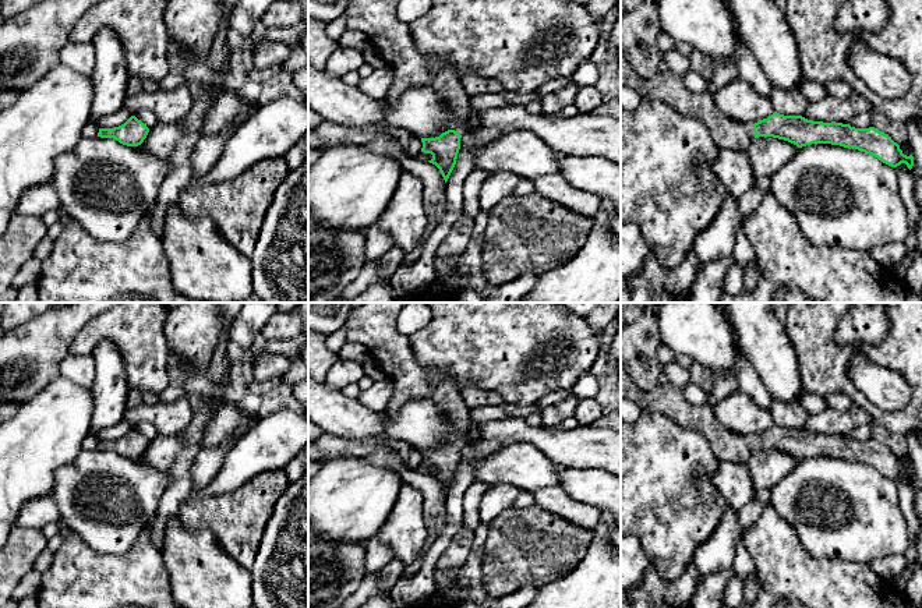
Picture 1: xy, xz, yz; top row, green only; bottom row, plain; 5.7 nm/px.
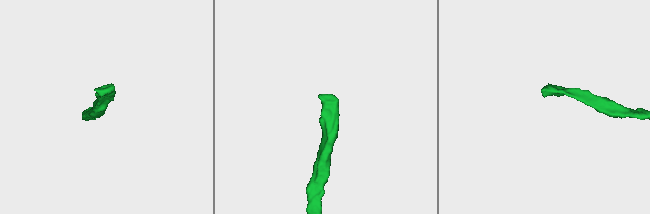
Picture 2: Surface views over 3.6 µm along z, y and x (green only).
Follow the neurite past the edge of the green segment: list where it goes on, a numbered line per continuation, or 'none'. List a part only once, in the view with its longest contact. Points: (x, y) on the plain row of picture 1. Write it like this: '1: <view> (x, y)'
1: yz (668, 400)

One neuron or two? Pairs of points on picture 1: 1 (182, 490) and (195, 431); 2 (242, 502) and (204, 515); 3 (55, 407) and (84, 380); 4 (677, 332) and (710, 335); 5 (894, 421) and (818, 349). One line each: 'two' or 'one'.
1: one
2: one
3: two
4: one
5: one

